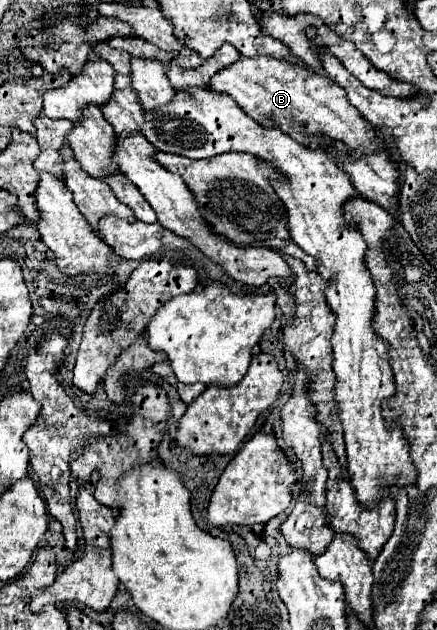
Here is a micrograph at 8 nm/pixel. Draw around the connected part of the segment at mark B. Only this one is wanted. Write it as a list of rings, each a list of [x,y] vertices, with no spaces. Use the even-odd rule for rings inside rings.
[[[267,56],[241,58],[215,74],[209,86],[215,92],[229,94],[245,110],[245,114],[261,126],[281,128],[285,134],[295,138],[299,144],[307,144],[309,148],[321,148],[323,140],[341,140],[355,156],[385,148],[383,140],[377,138],[377,130],[373,130],[359,110],[349,104],[345,90],[327,76],[307,68]]]

